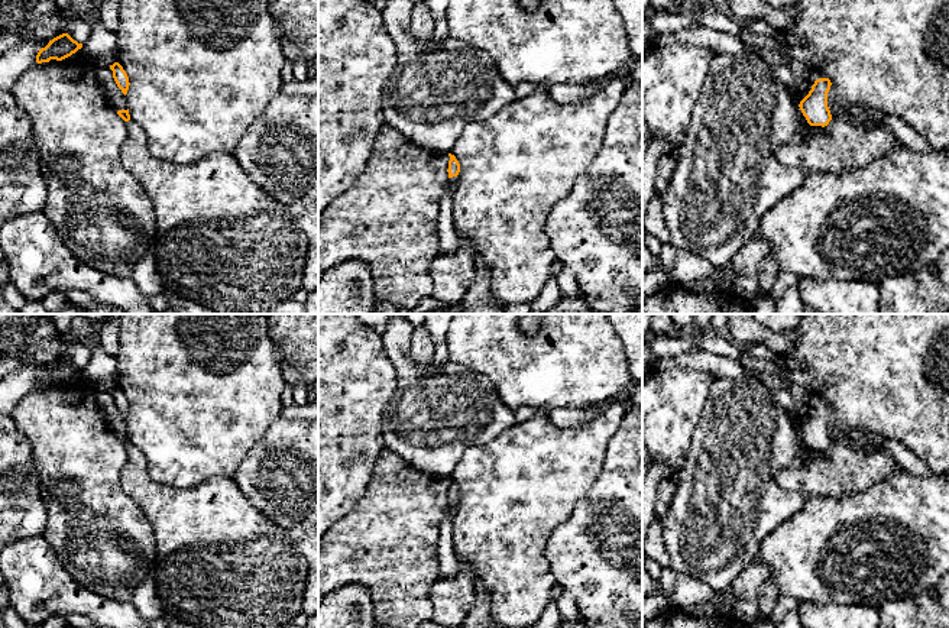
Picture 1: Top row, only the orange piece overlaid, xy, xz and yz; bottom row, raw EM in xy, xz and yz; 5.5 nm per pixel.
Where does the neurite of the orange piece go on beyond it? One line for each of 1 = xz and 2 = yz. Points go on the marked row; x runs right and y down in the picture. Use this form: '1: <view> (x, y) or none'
1: none
2: none

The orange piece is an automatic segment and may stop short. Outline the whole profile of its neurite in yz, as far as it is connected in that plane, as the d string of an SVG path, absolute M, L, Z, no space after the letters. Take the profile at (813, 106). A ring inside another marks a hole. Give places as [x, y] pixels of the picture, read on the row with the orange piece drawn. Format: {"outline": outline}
{"outline": "M819 78L812 85L809 94L800 101L799 107L810 126L827 126L832 120L827 107L827 93L830 90L829 78Z"}

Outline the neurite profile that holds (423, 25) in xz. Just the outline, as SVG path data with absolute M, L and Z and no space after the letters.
M424 1L415 3L411 14L411 30L421 39L433 38L435 20Z

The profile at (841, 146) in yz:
M832 119L812 140L778 146L775 156L781 165L799 168L804 174L842 174L865 166L875 158L888 156L900 146L887 127L865 130Z

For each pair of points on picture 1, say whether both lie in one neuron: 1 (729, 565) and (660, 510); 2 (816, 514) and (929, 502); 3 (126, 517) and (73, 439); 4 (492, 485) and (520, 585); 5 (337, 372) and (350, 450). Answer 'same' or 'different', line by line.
1: different
2: same
3: same
4: same
5: same

